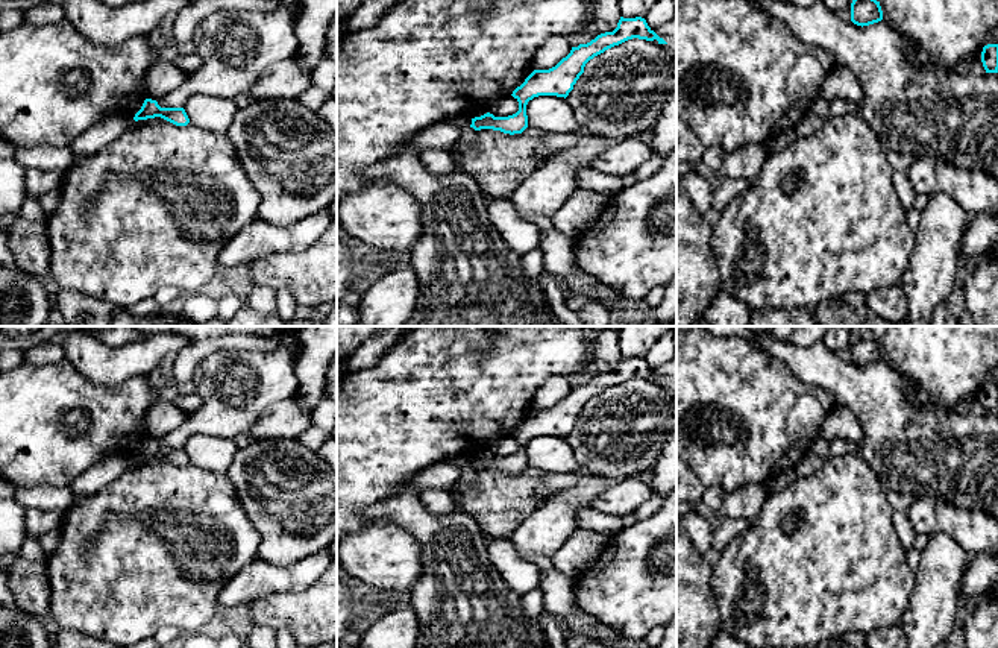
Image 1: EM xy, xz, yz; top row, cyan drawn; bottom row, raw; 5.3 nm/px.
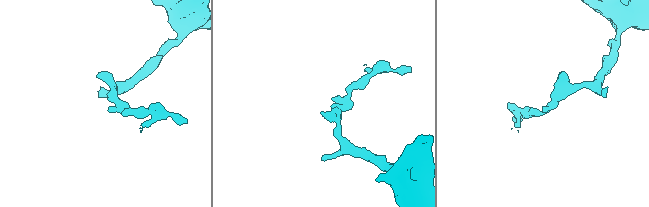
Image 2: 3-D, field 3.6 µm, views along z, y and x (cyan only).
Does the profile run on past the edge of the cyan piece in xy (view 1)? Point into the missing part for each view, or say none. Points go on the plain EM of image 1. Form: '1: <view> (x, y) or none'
1: none

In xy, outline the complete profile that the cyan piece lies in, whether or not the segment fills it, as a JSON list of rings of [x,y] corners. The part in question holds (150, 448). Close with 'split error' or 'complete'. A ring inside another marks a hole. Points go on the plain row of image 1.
[[[146,439],[141,449],[135,454],[133,460],[147,460],[161,457],[176,466],[187,466],[190,458],[184,448],[161,448],[156,440]]]; complete

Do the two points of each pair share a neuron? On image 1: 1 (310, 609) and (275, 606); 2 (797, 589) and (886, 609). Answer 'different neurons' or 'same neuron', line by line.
1: same neuron
2: same neuron

